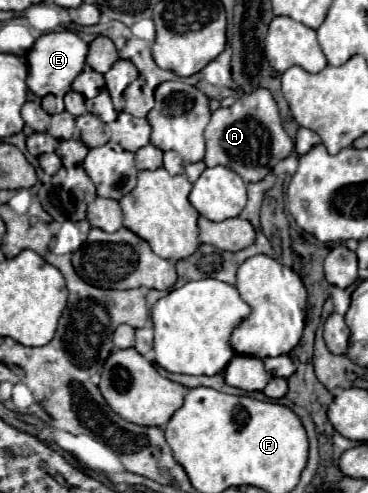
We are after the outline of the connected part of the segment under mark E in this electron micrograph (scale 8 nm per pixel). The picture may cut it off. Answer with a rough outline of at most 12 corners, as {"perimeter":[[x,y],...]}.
{"perimeter":[[43,33],[27,55],[27,87],[61,95],[83,71],[87,43]]}

